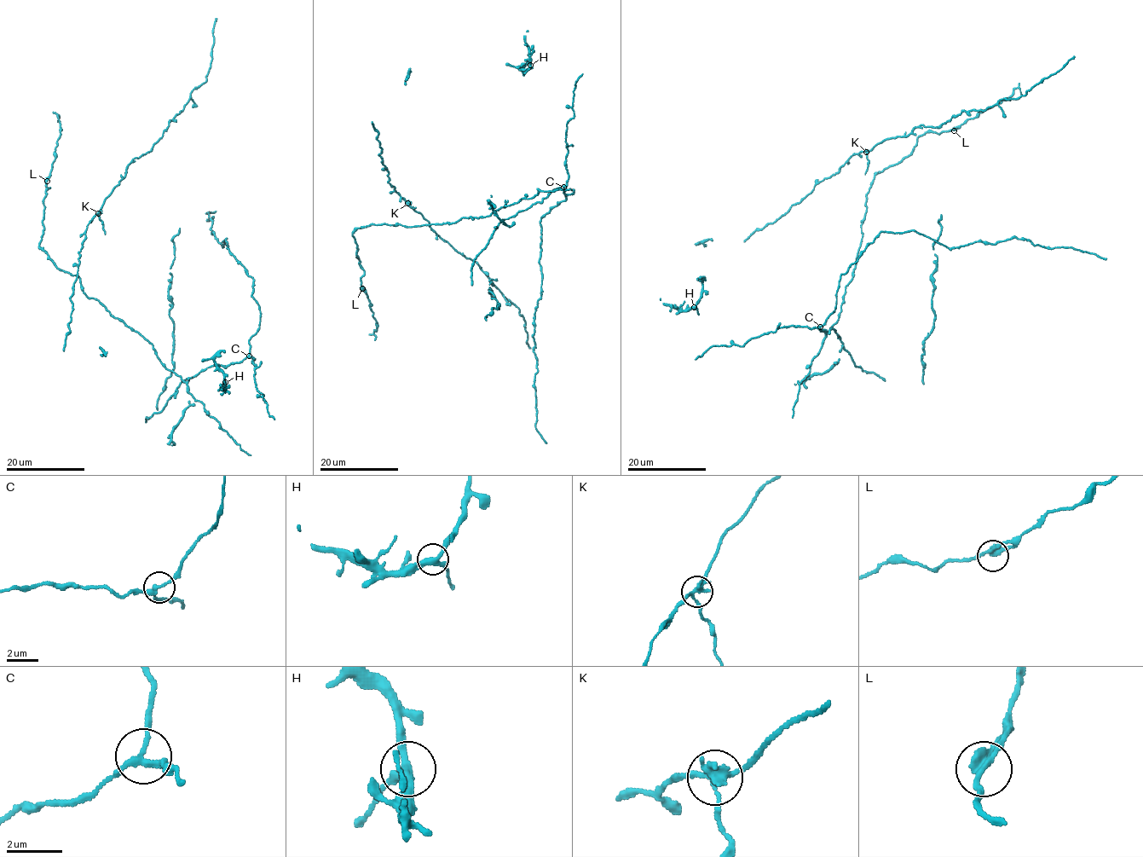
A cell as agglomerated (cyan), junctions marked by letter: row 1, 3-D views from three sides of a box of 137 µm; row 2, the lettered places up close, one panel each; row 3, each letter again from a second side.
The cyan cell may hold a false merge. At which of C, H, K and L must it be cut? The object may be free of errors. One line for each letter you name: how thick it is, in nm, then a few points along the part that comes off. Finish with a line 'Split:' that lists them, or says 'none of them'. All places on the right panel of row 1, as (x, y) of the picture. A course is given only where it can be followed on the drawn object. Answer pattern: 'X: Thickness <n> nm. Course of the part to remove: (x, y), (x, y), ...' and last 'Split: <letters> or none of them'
K: Thickness 280 nm. Course of the part to remove: (867, 151), (868, 167), (865, 174)
Split: K

